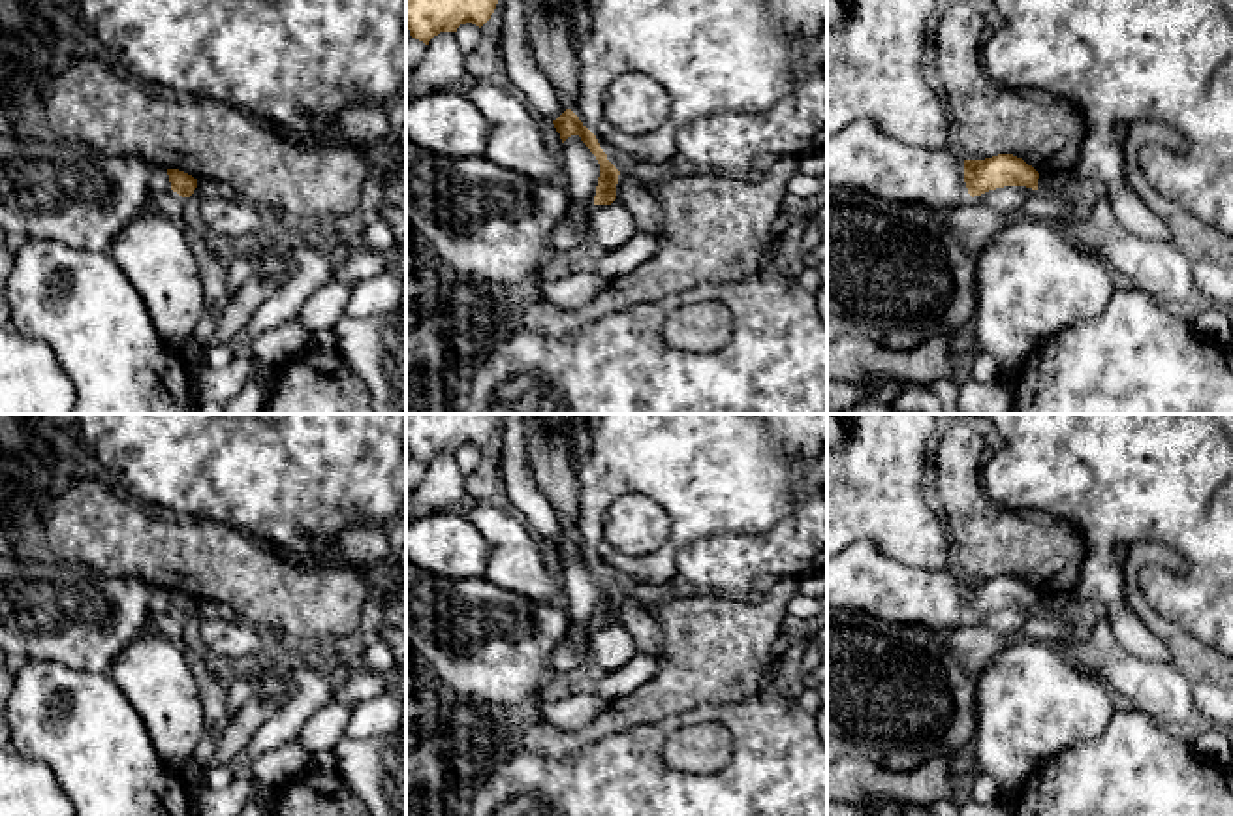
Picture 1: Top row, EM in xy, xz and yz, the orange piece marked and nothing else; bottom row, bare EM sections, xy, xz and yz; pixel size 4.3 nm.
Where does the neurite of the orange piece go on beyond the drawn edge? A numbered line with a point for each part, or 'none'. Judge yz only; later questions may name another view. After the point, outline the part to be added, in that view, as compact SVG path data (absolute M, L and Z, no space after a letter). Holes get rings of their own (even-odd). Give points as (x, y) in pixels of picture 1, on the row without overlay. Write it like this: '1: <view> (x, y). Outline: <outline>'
none

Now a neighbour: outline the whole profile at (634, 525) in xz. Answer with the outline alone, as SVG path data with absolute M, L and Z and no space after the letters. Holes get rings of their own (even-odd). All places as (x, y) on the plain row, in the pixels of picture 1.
M624 494L605 515L607 541L620 553L641 557L658 549L669 536L669 517L643 494Z

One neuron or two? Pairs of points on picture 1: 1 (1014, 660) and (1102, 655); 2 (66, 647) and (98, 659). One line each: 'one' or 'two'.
1: two
2: one

